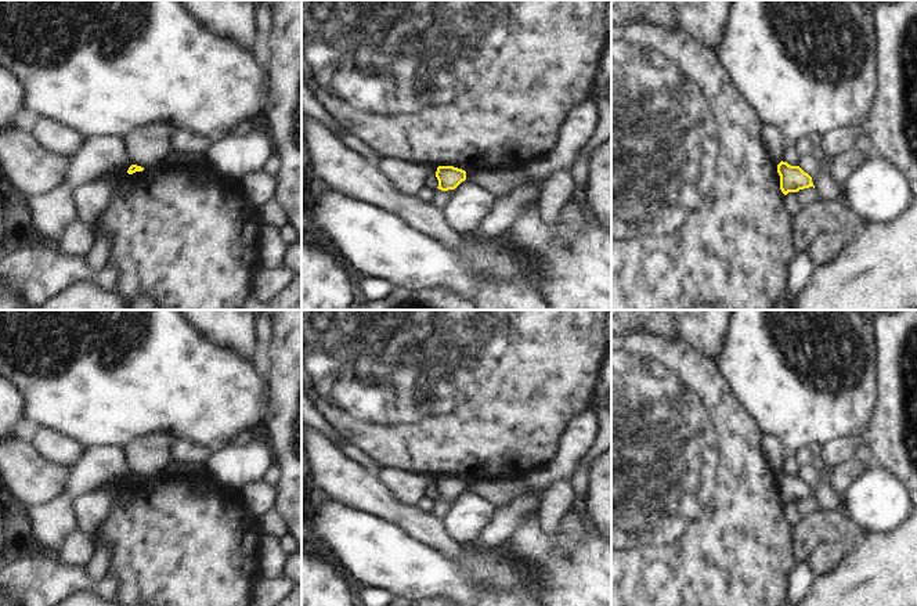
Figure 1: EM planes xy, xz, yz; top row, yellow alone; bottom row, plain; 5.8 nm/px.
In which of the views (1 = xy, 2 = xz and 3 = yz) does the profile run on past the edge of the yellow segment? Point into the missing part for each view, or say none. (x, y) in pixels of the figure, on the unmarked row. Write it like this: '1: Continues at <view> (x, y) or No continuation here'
1: No continuation here
2: No continuation here
3: No continuation here.

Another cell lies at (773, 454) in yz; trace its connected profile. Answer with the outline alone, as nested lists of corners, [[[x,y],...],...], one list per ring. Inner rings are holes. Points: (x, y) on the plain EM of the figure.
[[[769,436],[762,440],[763,458],[777,476],[783,470],[784,452],[779,441]]]

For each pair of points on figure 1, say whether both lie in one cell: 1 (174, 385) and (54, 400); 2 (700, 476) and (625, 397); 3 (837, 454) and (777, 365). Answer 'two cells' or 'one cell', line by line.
1: one cell
2: one cell
3: two cells

